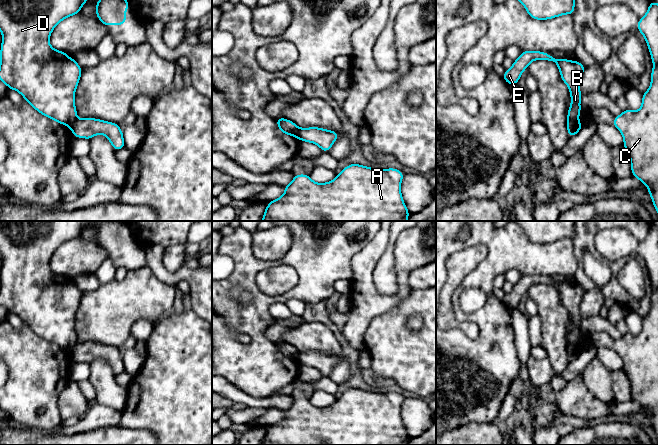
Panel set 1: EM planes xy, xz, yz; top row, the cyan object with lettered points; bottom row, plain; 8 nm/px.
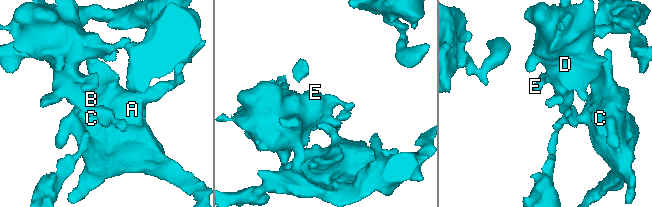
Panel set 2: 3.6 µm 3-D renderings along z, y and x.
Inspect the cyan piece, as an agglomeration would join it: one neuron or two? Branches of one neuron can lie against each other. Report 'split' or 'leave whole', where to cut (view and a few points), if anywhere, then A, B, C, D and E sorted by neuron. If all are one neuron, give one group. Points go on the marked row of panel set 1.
split; cut xz (299, 128), (297, 137); groups A C / B D E

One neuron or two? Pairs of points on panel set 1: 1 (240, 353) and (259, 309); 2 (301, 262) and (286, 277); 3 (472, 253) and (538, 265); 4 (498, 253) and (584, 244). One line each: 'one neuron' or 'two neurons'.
1: one neuron
2: two neurons
3: two neurons
4: two neurons

